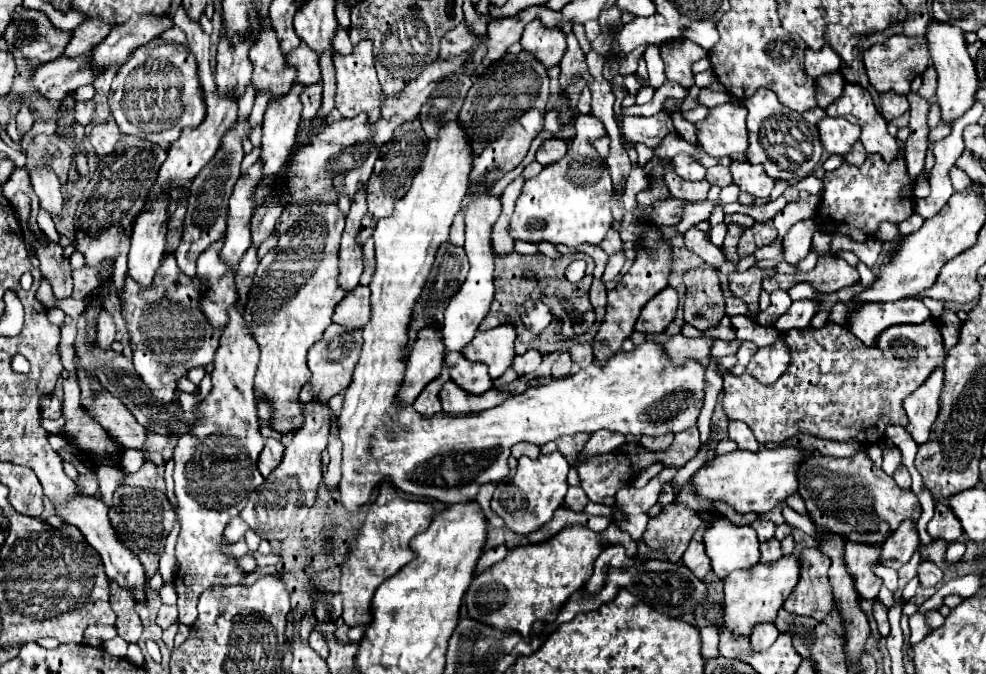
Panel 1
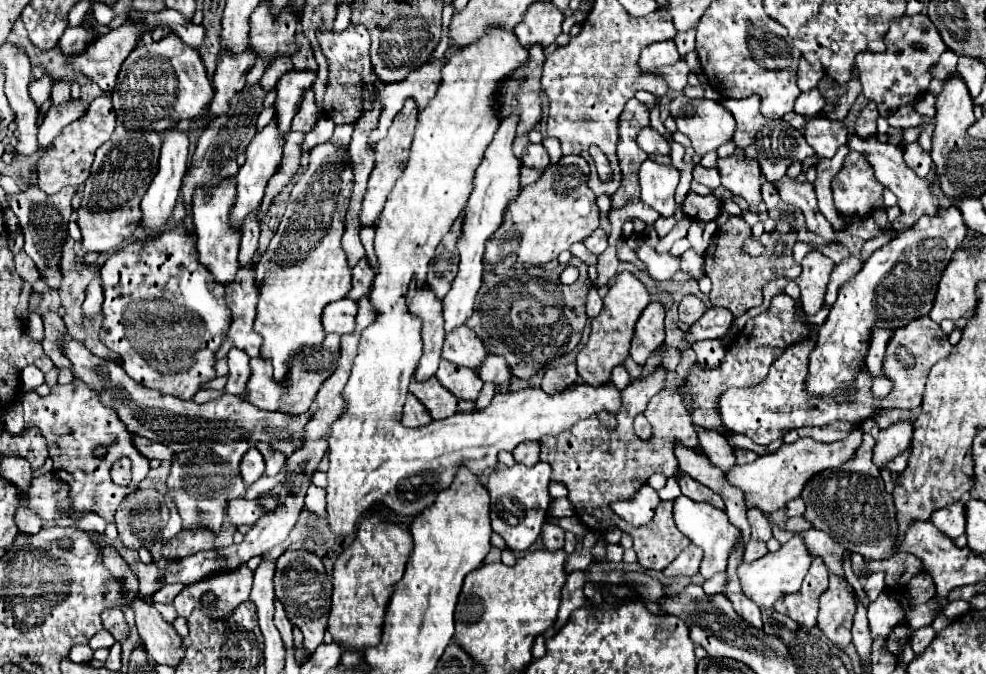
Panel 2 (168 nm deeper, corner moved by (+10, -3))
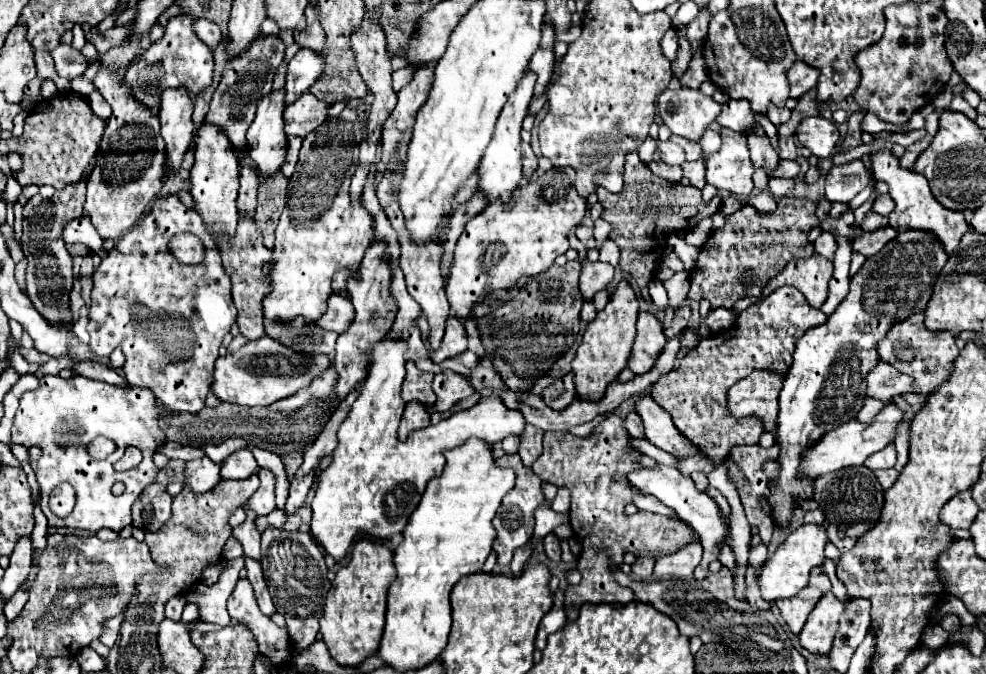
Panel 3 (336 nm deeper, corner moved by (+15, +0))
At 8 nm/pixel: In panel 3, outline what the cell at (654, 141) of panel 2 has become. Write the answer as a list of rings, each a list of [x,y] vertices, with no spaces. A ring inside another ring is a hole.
[[[659,141],[657,151],[659,151],[663,163],[669,163],[669,165],[681,165],[681,163],[685,161],[683,149],[681,149],[679,145],[671,143],[671,141]]]

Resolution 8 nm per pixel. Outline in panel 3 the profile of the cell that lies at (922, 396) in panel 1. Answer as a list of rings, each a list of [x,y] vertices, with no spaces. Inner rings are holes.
[[[891,443],[891,445],[887,445],[885,449],[869,455],[867,461],[865,461],[865,465],[867,465],[869,469],[873,469],[873,471],[893,467],[893,465],[895,465],[895,443]]]

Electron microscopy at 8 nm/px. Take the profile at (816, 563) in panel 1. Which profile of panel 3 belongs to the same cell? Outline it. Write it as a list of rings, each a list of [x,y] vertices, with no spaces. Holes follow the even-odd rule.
[[[813,567],[807,587],[803,587],[795,597],[775,601],[779,611],[781,611],[781,617],[785,619],[785,623],[789,625],[789,629],[793,633],[799,633],[803,629],[803,625],[805,625],[809,613],[813,611],[815,603],[827,591],[831,591],[831,583],[829,583],[827,575],[819,567]]]

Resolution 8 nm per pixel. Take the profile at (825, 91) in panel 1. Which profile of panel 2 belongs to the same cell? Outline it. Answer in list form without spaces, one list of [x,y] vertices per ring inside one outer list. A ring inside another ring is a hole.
[[[818,88],[806,92],[806,94],[800,94],[794,102],[794,112],[806,116],[806,118],[814,118],[822,108],[824,108],[824,98],[820,96]]]

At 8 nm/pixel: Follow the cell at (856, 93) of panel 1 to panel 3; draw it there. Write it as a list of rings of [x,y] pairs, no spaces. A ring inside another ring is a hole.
[[[881,149],[869,155],[871,159],[871,169],[877,181],[885,181],[889,185],[889,195],[895,201],[895,209],[889,213],[889,225],[901,233],[905,229],[927,229],[931,233],[935,233],[935,237],[945,245],[947,253],[953,253],[953,249],[959,245],[963,233],[969,229],[969,223],[965,221],[961,211],[949,211],[945,207],[939,205],[939,201],[933,197],[929,183],[925,181],[923,175],[911,171],[911,169],[903,169],[899,165],[899,159],[889,151],[889,149]]]

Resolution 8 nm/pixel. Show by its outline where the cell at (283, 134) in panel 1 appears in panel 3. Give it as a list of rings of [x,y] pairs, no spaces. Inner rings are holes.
[[[299,49],[299,53],[287,65],[285,105],[291,105],[295,99],[299,99],[321,75],[321,69],[323,61],[319,53],[313,53],[311,49]]]

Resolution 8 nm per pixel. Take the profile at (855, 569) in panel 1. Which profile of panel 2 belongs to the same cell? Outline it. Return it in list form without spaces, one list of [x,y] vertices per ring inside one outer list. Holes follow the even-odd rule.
[[[830,576],[828,590],[820,596],[818,628],[834,642],[838,648],[846,648],[852,642],[852,618],[856,612],[856,598],[846,580]]]

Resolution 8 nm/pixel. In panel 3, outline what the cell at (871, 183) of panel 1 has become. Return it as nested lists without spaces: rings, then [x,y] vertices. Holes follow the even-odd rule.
[[[861,159],[843,165],[833,165],[825,181],[825,197],[829,201],[849,203],[857,193],[861,193],[871,181],[871,171]]]

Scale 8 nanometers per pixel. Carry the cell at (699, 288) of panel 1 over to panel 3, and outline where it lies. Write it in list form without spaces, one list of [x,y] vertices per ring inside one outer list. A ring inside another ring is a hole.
[[[679,307],[679,309],[675,309],[673,323],[671,323],[669,329],[665,329],[665,335],[667,335],[667,337],[673,337],[673,335],[679,333],[681,329],[685,329],[687,323],[689,323],[689,317],[691,317],[691,309],[689,309],[689,307]]]

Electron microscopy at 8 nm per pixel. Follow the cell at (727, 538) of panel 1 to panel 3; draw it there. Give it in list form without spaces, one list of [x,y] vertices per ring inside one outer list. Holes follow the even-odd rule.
[[[657,465],[655,469],[633,471],[633,475],[629,475],[629,481],[633,481],[633,485],[637,485],[637,489],[641,489],[643,493],[655,495],[657,499],[661,499],[671,511],[675,511],[675,515],[679,519],[689,523],[693,527],[693,531],[699,535],[699,543],[703,545],[703,559],[695,569],[695,579],[703,581],[707,577],[707,573],[709,573],[709,563],[719,557],[721,543],[725,541],[725,535],[727,535],[725,519],[723,519],[721,509],[715,503],[715,499],[709,497],[705,491],[699,491],[695,487],[693,479],[685,477],[679,469],[671,469],[671,467],[663,467],[663,465]]]

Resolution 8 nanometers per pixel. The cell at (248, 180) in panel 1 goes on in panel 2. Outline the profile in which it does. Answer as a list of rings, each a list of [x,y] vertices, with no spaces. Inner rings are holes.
[[[270,120],[260,132],[256,132],[256,136],[252,138],[252,142],[248,144],[246,164],[238,170],[238,176],[236,176],[236,182],[238,182],[238,186],[236,186],[238,198],[236,198],[236,204],[234,204],[234,208],[232,208],[232,222],[234,222],[234,224],[242,224],[242,220],[244,220],[252,210],[258,210],[258,206],[262,204],[266,184],[268,184],[268,180],[274,176],[274,172],[280,168],[282,148],[284,148],[284,136],[278,132],[274,120]]]

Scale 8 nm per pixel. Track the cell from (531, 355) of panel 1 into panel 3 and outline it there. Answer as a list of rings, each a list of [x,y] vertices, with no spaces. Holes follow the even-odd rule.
[[[467,350],[455,357],[446,359],[439,365],[442,370],[449,369],[468,377],[471,370],[479,365],[479,357],[470,350]]]

